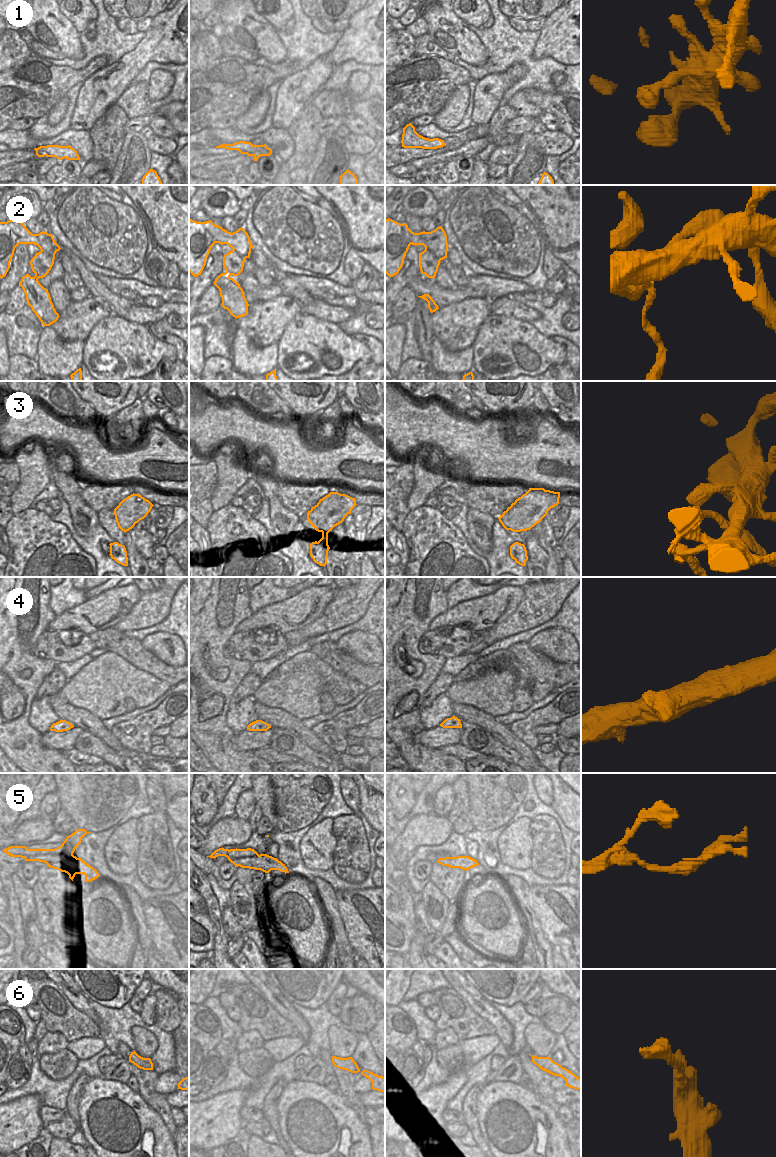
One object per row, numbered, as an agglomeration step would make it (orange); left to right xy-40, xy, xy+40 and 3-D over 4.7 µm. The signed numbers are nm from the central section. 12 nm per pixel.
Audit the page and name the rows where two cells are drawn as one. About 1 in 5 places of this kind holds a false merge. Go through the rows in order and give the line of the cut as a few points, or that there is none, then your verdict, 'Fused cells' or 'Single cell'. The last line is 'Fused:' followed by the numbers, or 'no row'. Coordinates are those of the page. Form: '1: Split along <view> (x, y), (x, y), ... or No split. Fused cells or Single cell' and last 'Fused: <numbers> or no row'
1: No split. Single cell
2: No split. Single cell
3: Split along xy (328, 532), (322, 533). Fused cells
4: No split. Single cell
5: Split along xy-40 (72, 854), (66, 858), (74, 861), (76, 873). Fused cells
6: No split. Single cell
Fused: 3, 5.

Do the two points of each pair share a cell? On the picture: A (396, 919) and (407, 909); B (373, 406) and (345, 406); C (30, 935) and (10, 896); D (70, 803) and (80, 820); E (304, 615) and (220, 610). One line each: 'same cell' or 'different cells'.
A: different cells
B: different cells
C: different cells
D: same cell
E: different cells

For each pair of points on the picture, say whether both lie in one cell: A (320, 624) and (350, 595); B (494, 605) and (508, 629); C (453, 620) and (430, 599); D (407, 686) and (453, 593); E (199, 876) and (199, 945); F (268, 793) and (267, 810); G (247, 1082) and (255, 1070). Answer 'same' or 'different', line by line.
A: same
B: different
C: different
D: different
E: different
F: same
G: different

